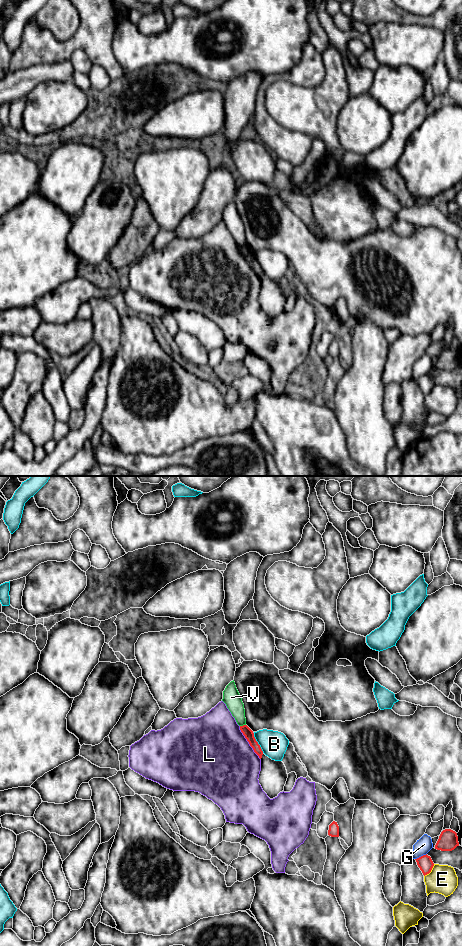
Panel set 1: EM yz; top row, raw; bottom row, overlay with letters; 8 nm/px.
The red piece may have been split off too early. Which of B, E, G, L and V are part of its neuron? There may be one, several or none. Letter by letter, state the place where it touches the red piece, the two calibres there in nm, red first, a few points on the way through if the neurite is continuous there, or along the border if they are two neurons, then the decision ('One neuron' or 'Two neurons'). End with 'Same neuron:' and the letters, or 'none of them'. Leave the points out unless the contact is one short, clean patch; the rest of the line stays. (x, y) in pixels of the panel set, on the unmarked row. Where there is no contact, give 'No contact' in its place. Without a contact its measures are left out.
B: Touches red at yz (257, 263). Thickness 80 nm (red) against 220 nm. Two neurons
E: Touches red at yz (430, 391). Thickness 120 nm (red) against 240 nm. Two neurons
G: Touches red at yz (421, 376). Thickness 120 nm (red) against 120 nm. Two neurons
L: Touches red at yz (249, 263). Thickness 80 nm (red) against 500 nm. Two neurons
V: Touches red at yz (243, 245). Thickness 80 nm (red) against 140 nm. Boundary: yz (245, 244), (240, 246). Two neurons
Same neuron: none of them

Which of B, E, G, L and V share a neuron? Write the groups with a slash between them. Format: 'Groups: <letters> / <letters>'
Groups: B / E / G / L / V

